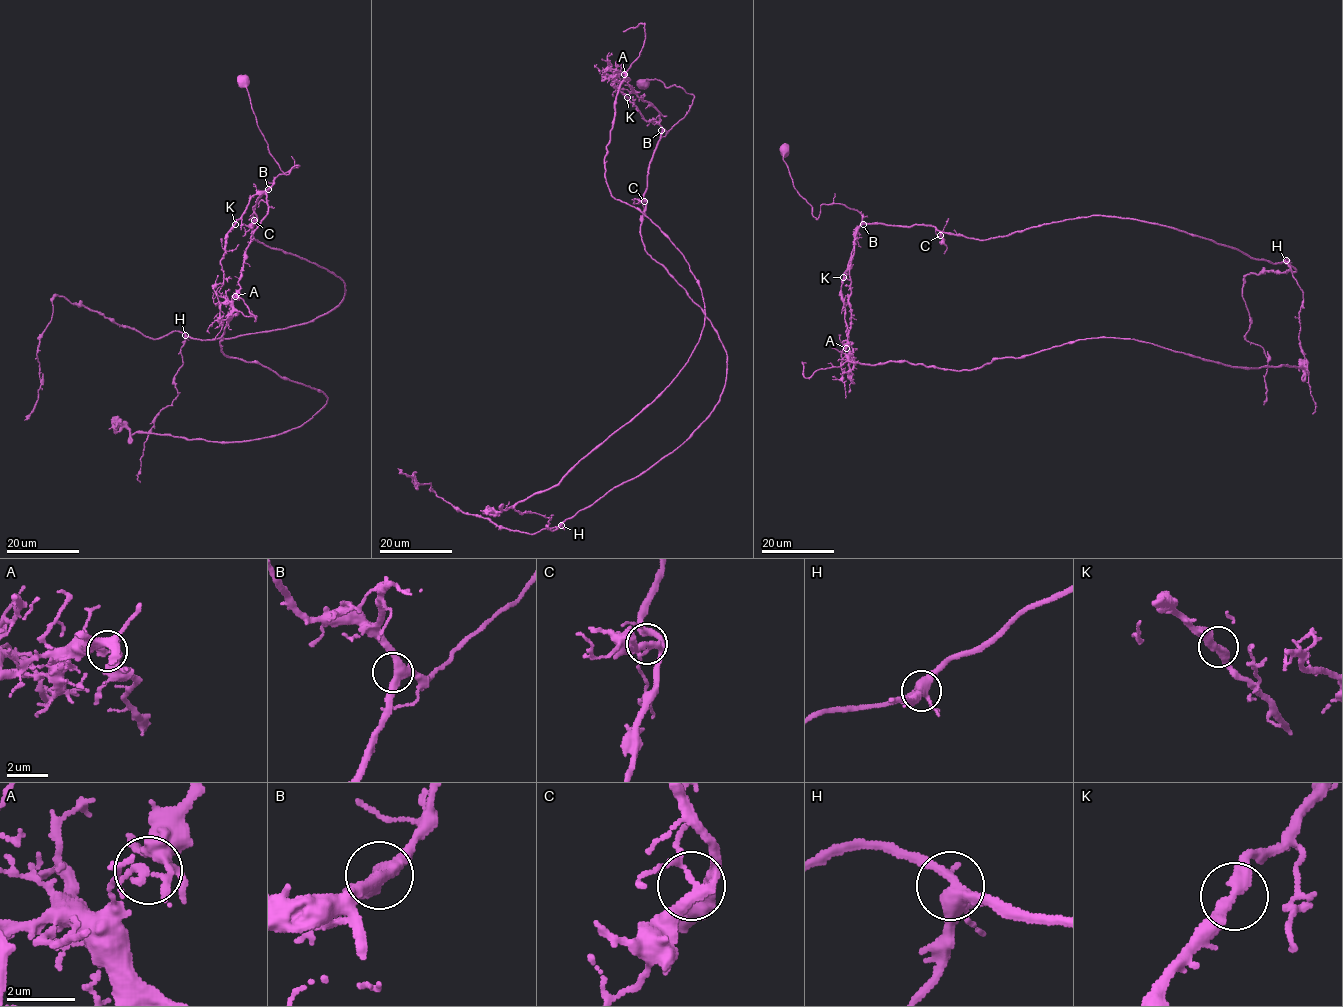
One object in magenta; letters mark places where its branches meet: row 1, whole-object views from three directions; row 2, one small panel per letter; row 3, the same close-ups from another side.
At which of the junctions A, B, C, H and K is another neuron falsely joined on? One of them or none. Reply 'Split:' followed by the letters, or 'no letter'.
Split: A

